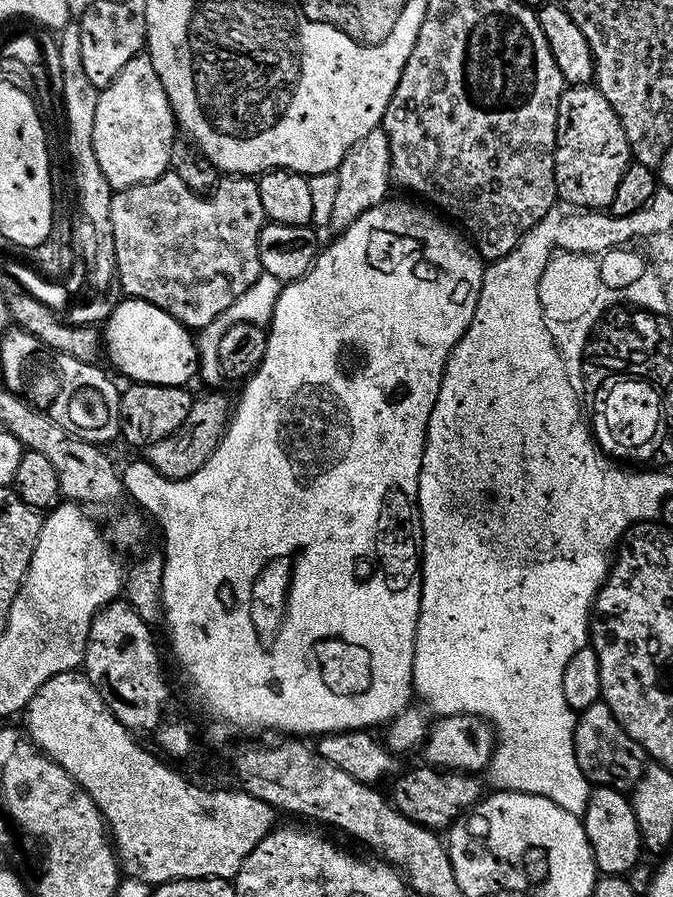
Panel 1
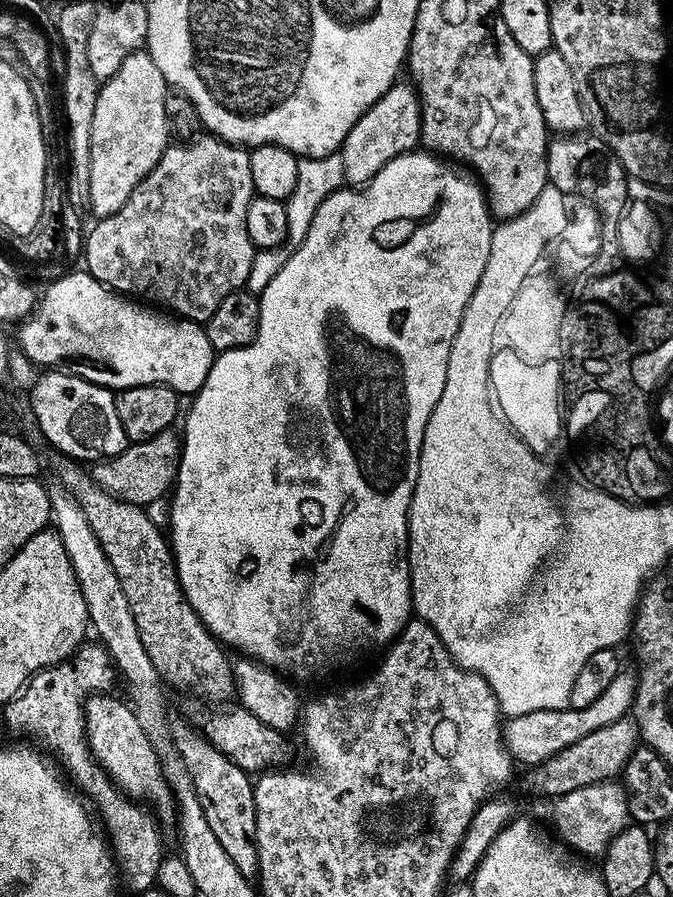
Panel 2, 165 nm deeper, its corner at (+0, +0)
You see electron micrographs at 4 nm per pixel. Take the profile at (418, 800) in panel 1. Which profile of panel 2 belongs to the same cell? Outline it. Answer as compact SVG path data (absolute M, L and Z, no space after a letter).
M635 719L615 720L606 726L598 726L598 730L590 730L586 738L566 746L566 750L558 750L541 764L533 764L524 776L524 788L536 796L555 798L562 794L570 794L570 790L578 790L582 786L602 784L617 777L625 763L641 743L640 728Z

